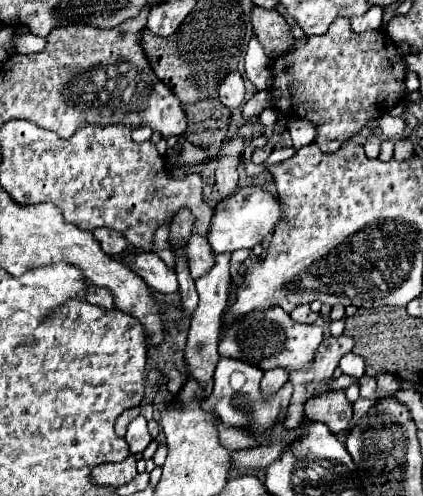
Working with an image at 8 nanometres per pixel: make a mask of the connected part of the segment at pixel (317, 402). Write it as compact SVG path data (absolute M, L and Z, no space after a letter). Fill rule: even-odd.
M333 390L325 396L309 398L305 402L305 416L309 420L327 424L333 434L339 434L349 428L353 410L351 410L351 402L345 398L345 392Z

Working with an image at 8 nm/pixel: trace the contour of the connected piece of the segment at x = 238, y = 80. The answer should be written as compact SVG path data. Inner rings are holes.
M231 72L225 82L219 88L219 98L221 104L227 106L229 110L235 110L243 104L243 94L245 94L245 86L243 86L243 76L239 72Z

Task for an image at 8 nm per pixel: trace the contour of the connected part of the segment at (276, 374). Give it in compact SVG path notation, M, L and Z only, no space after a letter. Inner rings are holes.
M269 370L269 372L263 374L261 390L265 394L275 394L287 380L289 380L289 376L285 376L285 372L281 372L281 370Z

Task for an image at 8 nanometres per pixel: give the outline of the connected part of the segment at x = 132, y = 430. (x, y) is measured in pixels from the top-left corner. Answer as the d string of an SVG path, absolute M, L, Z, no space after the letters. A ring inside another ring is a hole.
M137 416L129 426L127 426L127 434L125 434L125 442L129 444L129 450L133 454L139 454L147 448L147 444L151 442L151 436L147 432L147 420L143 416Z

